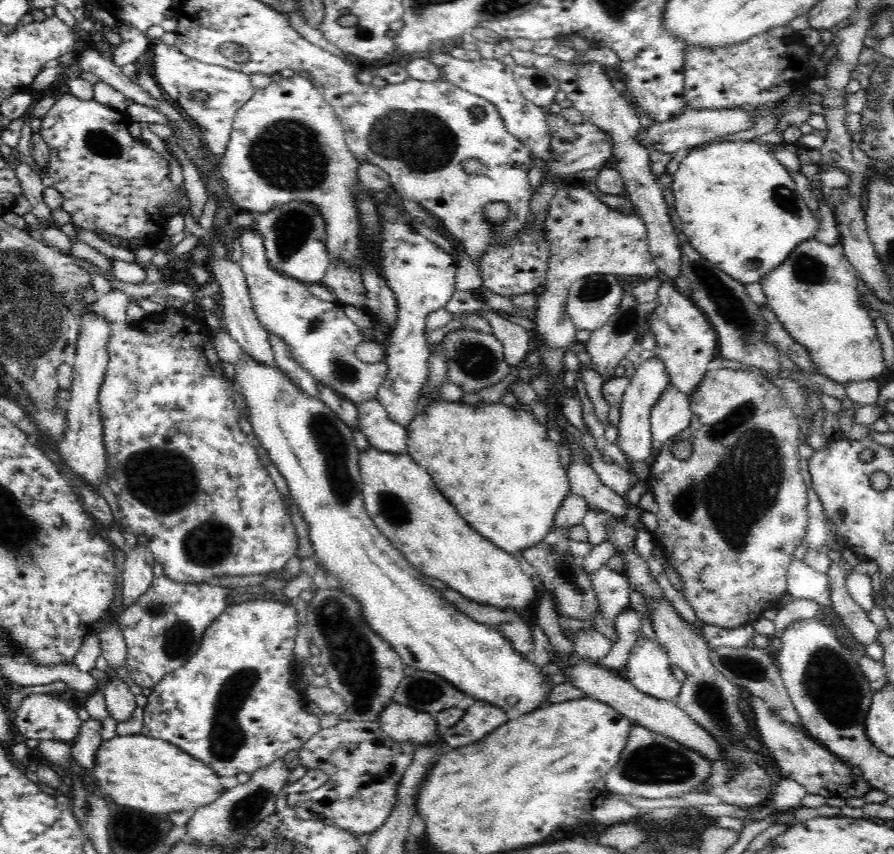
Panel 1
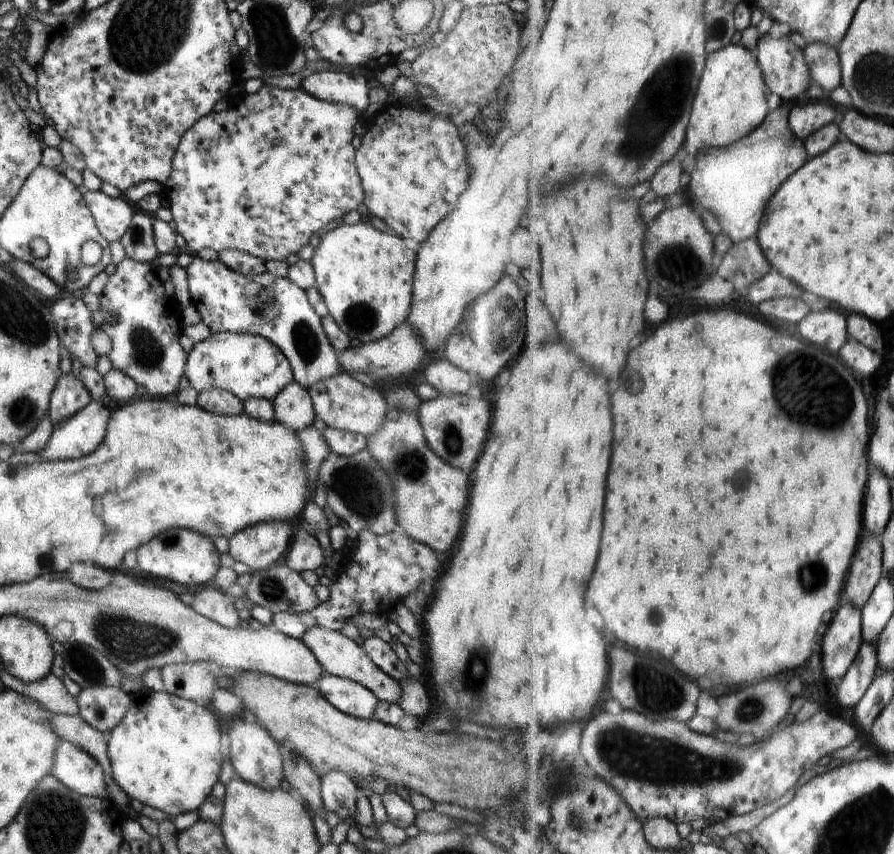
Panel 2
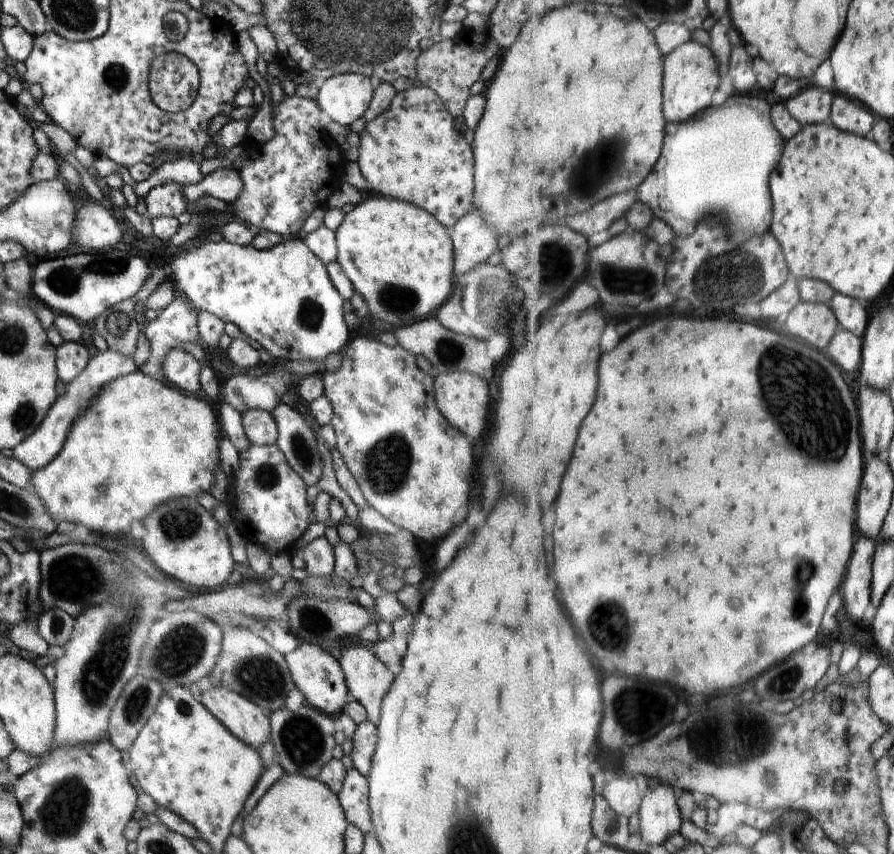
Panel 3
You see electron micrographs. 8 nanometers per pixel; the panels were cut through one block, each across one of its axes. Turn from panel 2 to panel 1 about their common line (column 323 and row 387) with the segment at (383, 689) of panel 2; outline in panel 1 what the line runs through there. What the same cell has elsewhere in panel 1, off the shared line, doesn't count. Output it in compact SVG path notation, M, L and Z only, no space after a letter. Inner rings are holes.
M658 357L650 360L642 360L634 367L633 377L630 379L626 392L624 392L620 413L618 436L615 444L621 448L625 458L632 462L631 472L639 481L647 481L651 474L651 466L646 460L650 458L652 452L652 431L650 424L651 412L654 406L660 402L662 394L666 394L666 389L671 385L664 361Z

